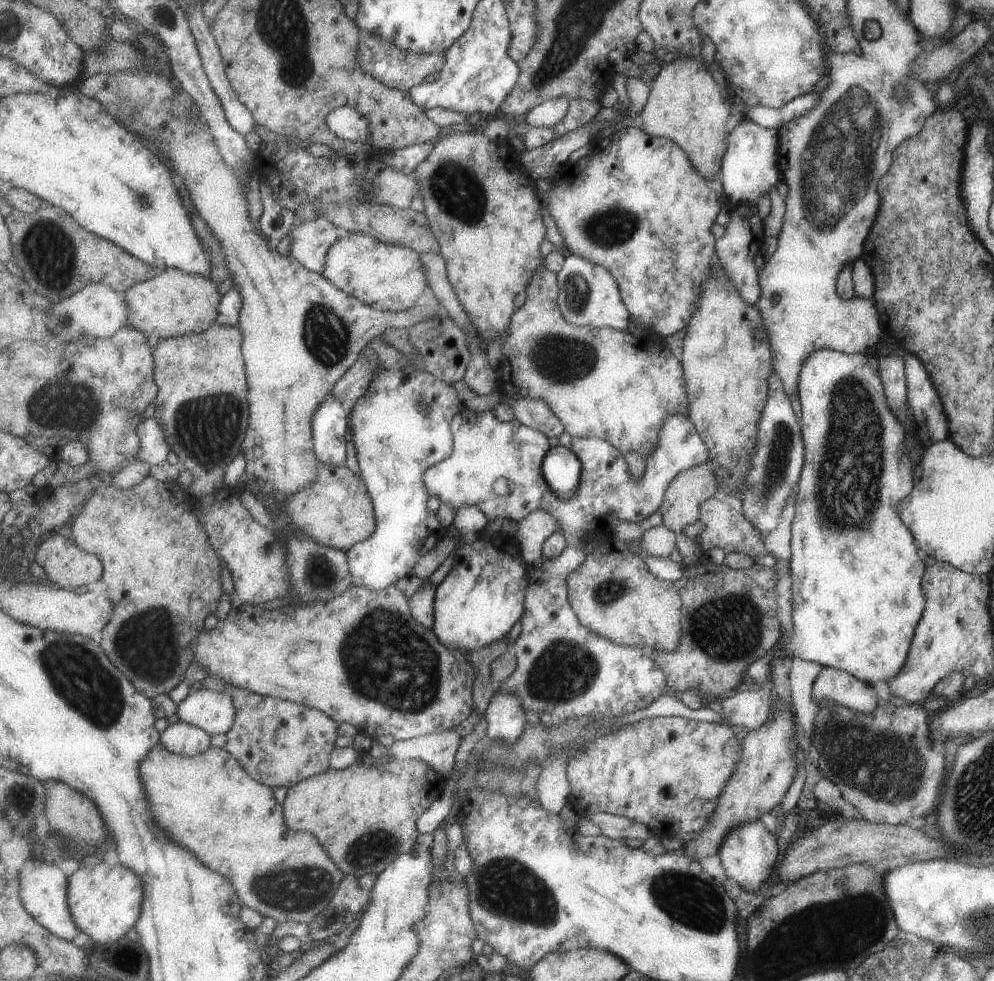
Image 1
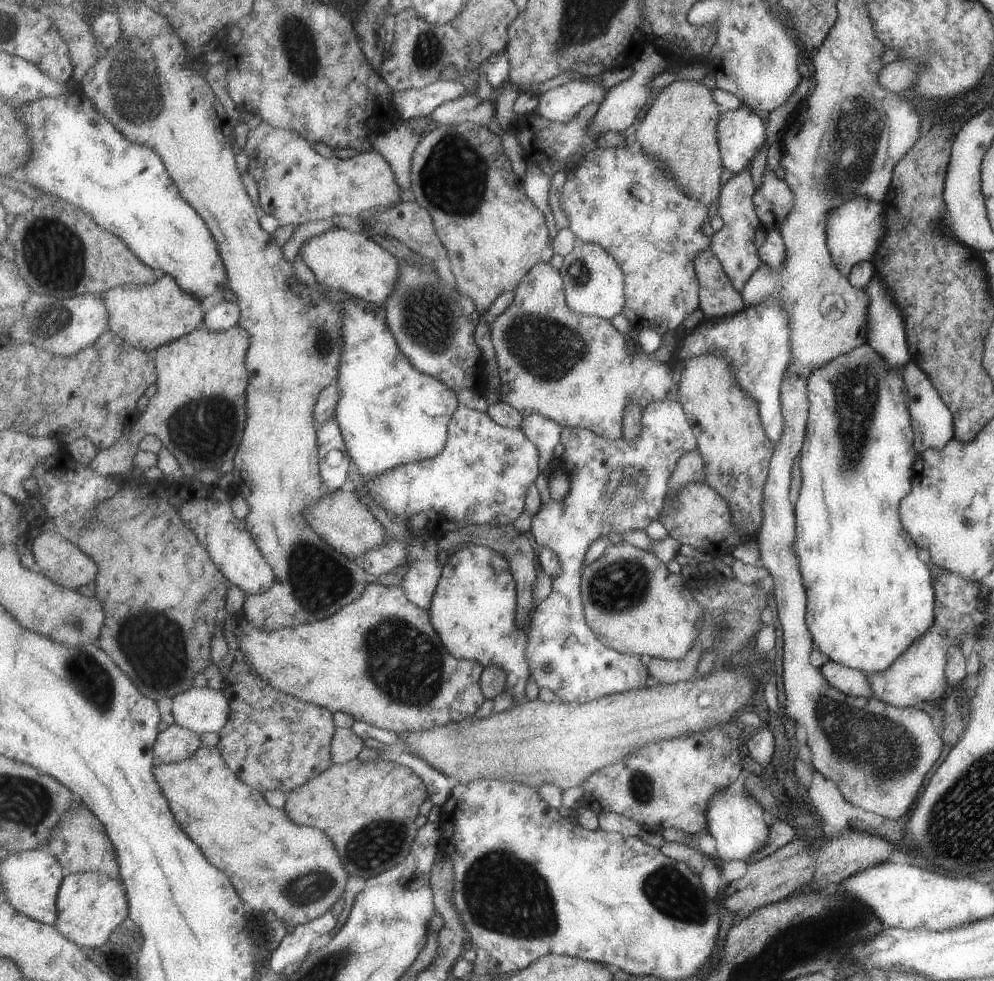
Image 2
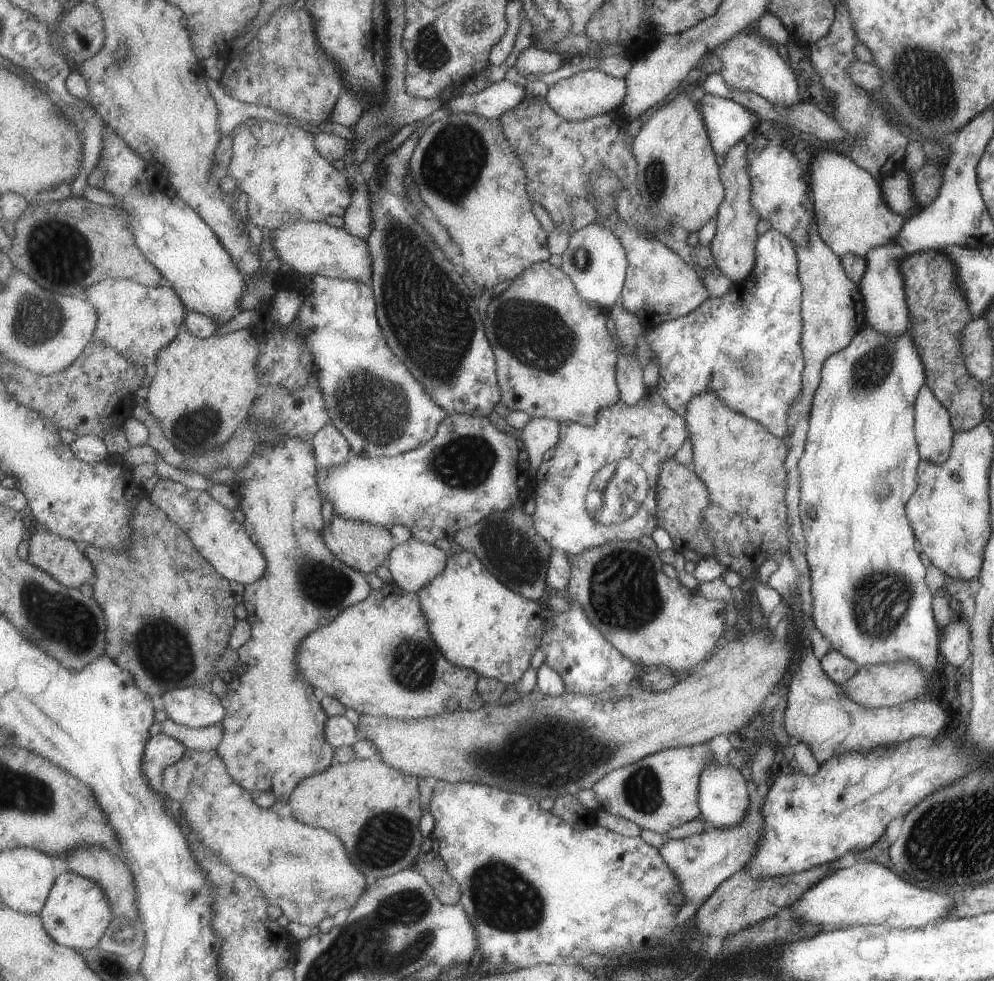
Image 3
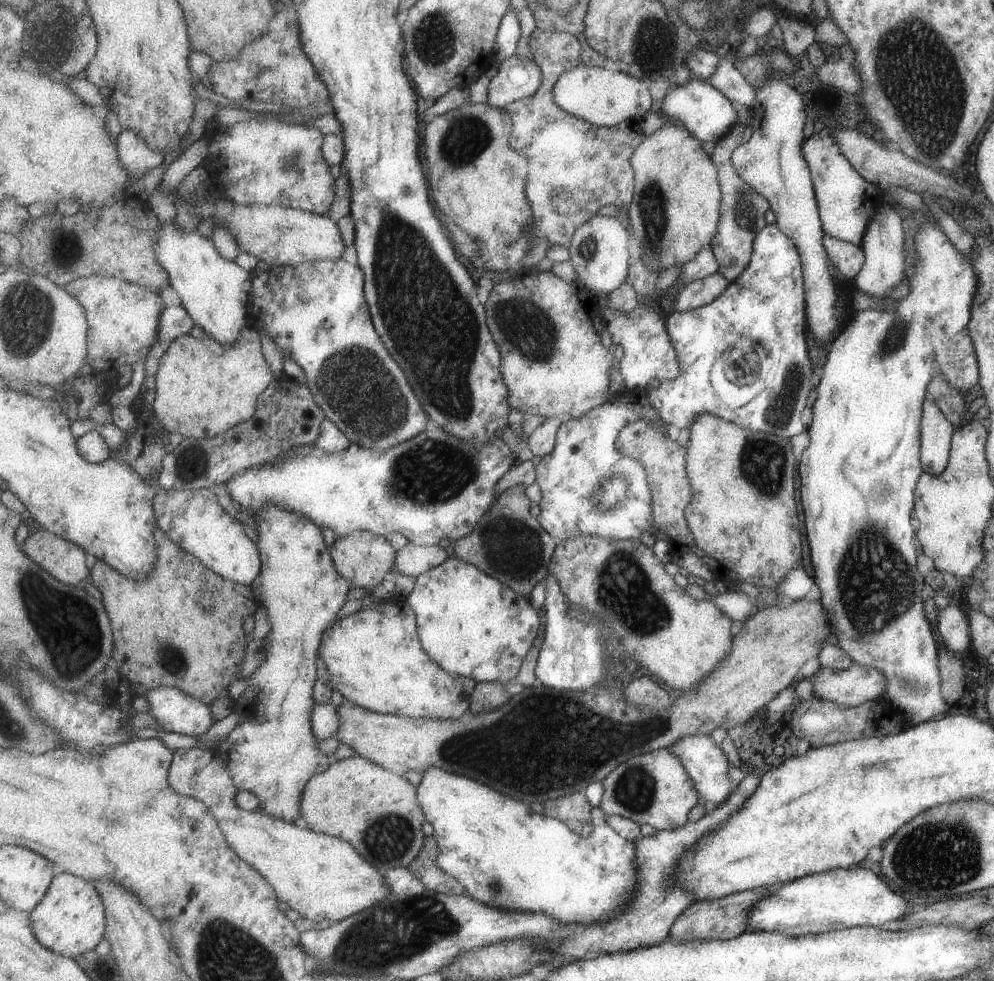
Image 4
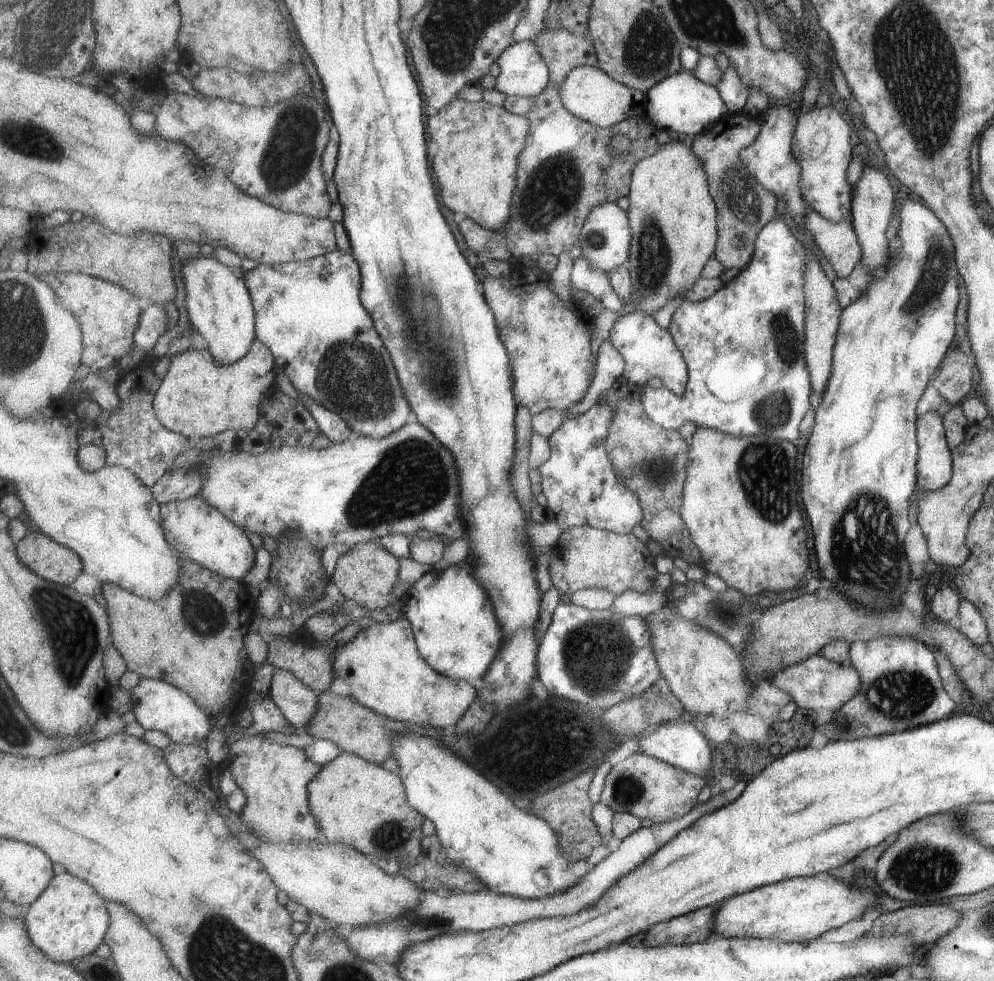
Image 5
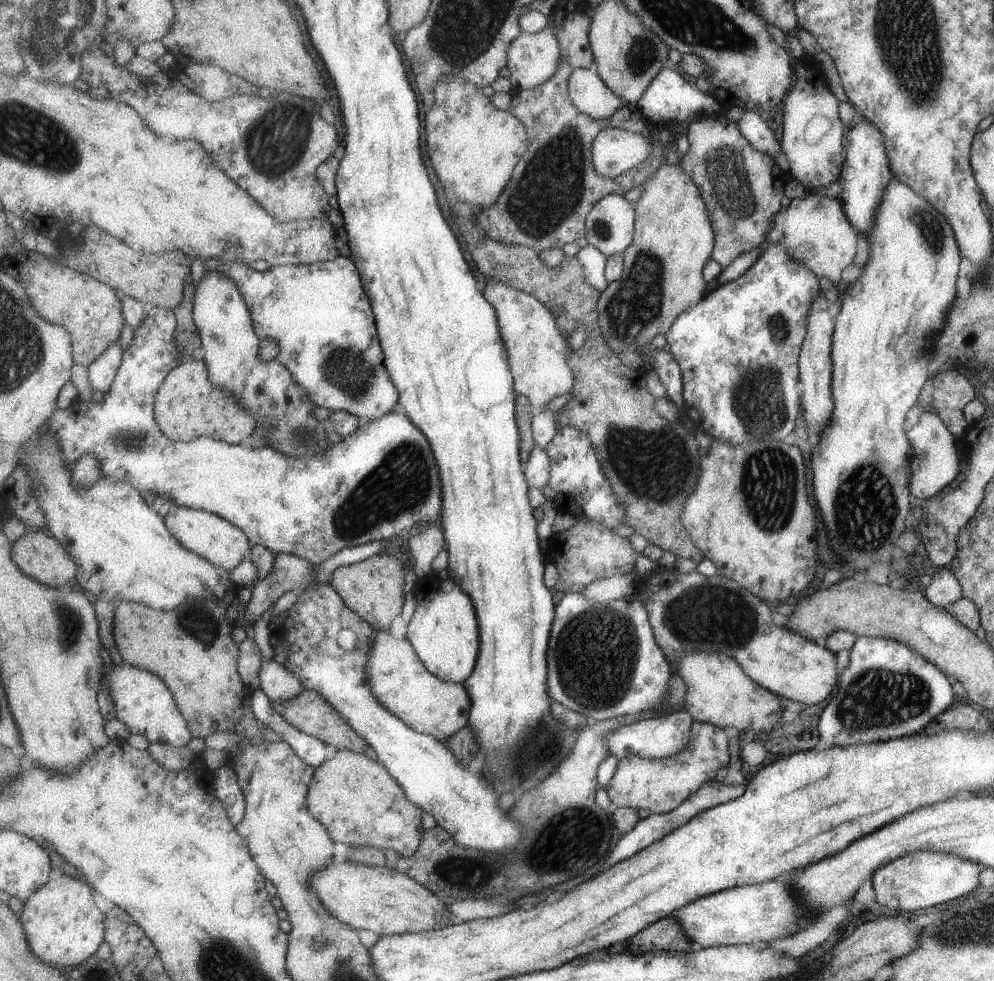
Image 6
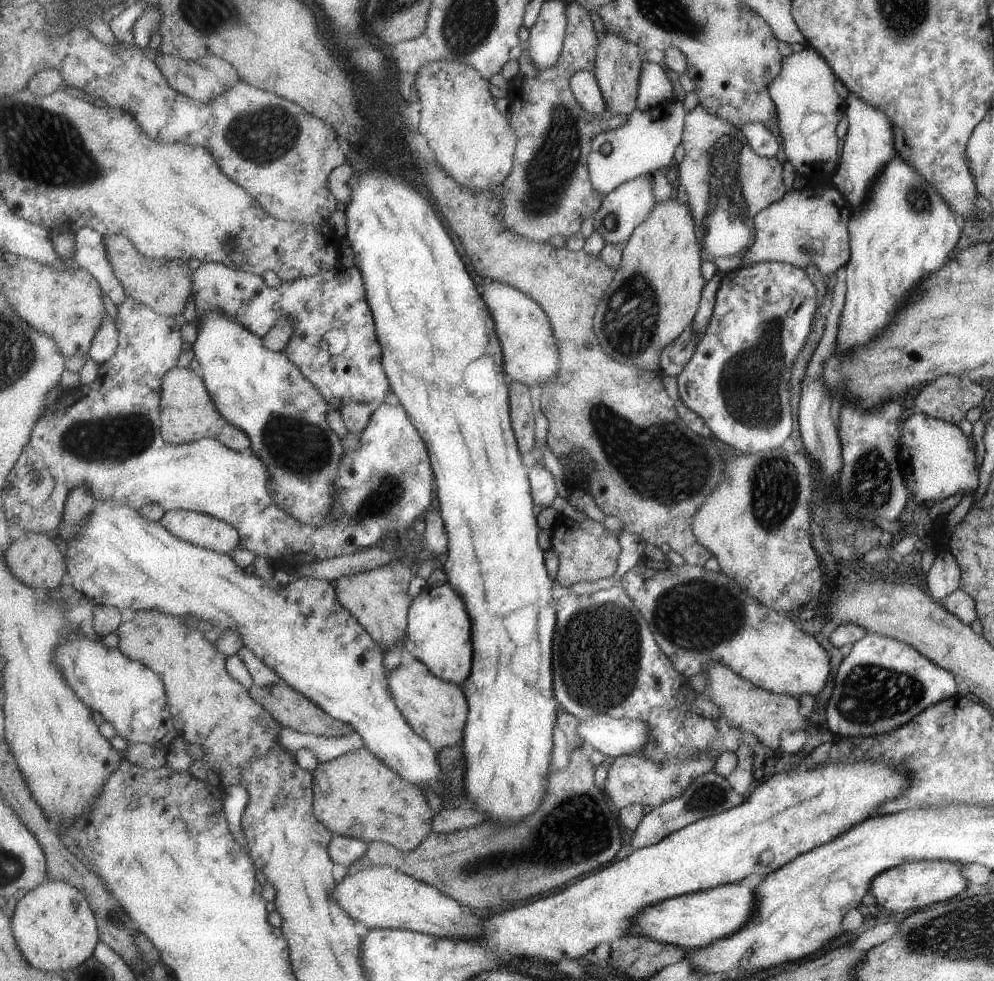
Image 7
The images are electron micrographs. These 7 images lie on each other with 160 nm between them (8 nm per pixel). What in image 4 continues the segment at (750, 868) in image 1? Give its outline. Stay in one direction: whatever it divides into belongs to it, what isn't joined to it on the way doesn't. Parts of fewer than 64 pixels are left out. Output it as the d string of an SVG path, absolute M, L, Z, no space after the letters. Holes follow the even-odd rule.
M689 735L683 737L669 748L685 764L691 778L695 781L700 792L701 803L708 808L718 807L729 798L731 792L731 778L729 778L729 760L725 752L719 748L712 735Z

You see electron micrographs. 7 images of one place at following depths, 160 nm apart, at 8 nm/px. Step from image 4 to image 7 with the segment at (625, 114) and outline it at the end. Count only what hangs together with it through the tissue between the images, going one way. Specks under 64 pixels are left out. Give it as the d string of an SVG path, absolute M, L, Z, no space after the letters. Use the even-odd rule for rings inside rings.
M594 70L576 72L570 80L577 100L591 114L601 114L608 110L606 96Z

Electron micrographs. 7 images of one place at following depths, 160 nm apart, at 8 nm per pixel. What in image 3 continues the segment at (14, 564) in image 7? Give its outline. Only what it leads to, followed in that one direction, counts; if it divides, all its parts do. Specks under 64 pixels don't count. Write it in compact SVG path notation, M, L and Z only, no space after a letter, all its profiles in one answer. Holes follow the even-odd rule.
M45 528L33 534L30 538L30 553L28 560L41 570L54 576L61 584L72 589L78 589L85 582L93 582L96 568L87 556L84 546L73 539L59 536Z

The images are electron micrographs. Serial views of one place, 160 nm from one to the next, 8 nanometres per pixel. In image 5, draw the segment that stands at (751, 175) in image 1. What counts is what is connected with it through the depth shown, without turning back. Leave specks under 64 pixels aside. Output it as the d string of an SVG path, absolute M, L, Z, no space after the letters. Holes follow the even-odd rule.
M676 72L668 76L651 88L647 96L648 107L645 116L653 121L659 130L673 130L695 137L705 133L727 114L727 104L715 85L707 84L687 72Z

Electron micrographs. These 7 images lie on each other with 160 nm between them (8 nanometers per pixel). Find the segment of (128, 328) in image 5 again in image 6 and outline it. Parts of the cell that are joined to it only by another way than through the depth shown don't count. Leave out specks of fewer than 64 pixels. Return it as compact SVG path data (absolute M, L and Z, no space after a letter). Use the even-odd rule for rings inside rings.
M34 249L13 256L16 259L8 260L3 269L28 289L28 295L32 298L32 303L45 320L53 325L61 325L70 332L74 340L75 363L89 367L98 359L98 356L101 356L107 350L107 347L110 347L110 344L119 340L119 334L125 326L126 318L123 314L121 294L111 285L97 280L90 273L76 271L70 265L63 265L60 261L45 257L45 254L36 253Z

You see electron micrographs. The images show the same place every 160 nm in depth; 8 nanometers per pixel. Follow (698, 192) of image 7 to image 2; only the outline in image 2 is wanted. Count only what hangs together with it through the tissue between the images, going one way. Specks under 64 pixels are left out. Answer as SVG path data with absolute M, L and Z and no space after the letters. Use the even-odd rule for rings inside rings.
M745 167L742 171L731 176L731 178L722 185L722 195L719 198L719 214L723 217L724 227L716 231L711 237L713 252L723 263L727 274L733 281L735 290L740 294L740 290L748 282L751 274L757 270L761 264L760 258L757 258L755 244L753 244L753 234L759 224L759 217L754 211L753 204L753 182L749 176L749 168Z

